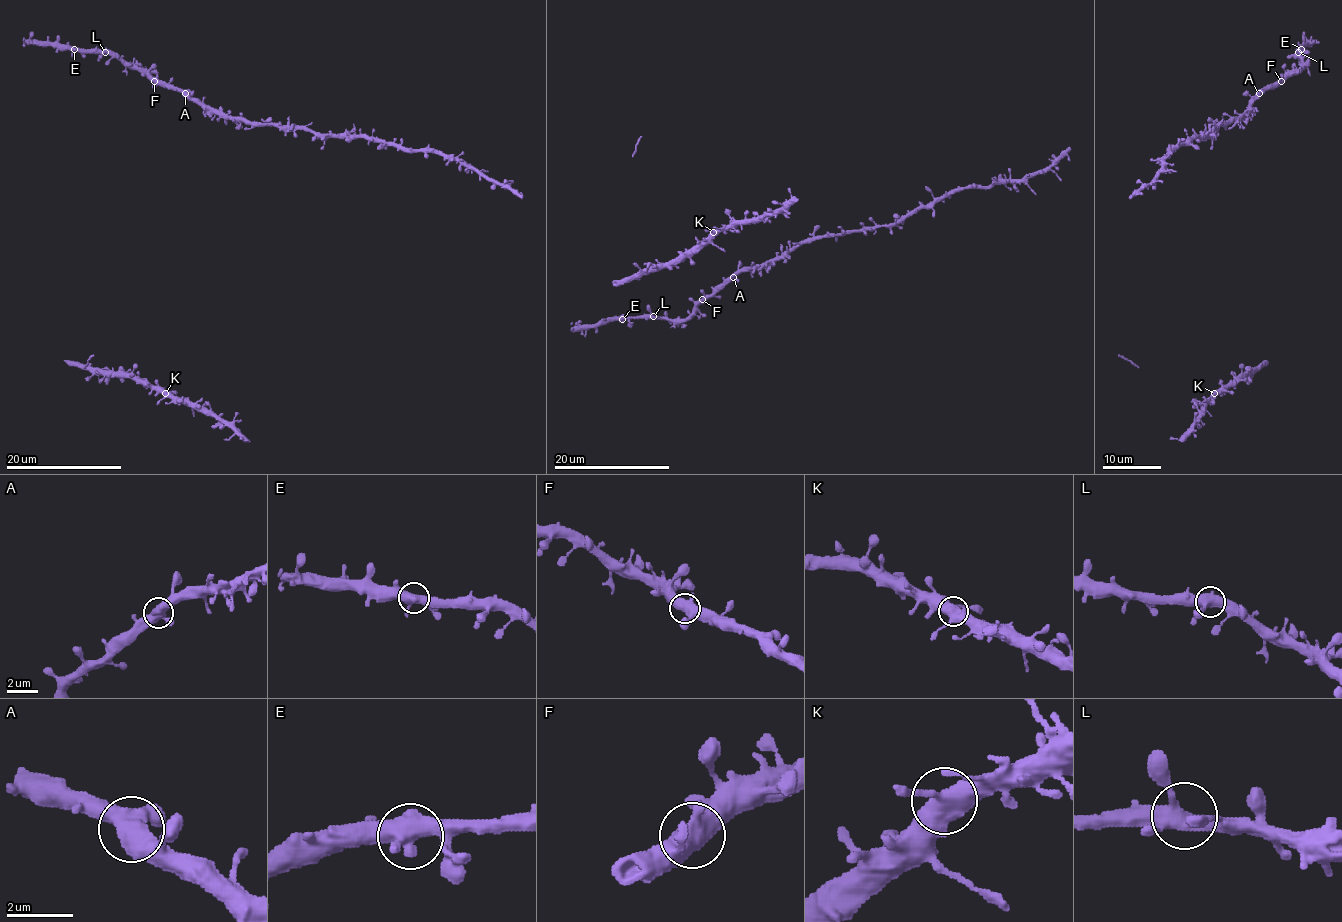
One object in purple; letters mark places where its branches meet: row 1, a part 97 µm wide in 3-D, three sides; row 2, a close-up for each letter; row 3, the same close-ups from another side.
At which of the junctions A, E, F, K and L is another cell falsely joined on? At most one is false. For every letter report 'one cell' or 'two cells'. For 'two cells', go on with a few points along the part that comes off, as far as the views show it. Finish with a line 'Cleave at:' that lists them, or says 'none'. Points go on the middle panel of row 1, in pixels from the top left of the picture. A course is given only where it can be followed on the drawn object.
A: one cell
E: one cell
F: one cell
K: one cell
L: one cell
Cleave at: none

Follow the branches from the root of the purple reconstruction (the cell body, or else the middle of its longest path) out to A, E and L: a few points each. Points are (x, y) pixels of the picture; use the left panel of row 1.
A: (235, 128), (236, 124), (232, 120), (203, 108), (184, 94)
E: (235, 128), (232, 120), (203, 108), (178, 91), (158, 85), (137, 66), (126, 66), (108, 53), (74, 49)
L: (235, 128), (236, 124), (232, 120), (203, 108), (178, 91), (158, 85), (137, 66), (126, 66), (105, 52)

